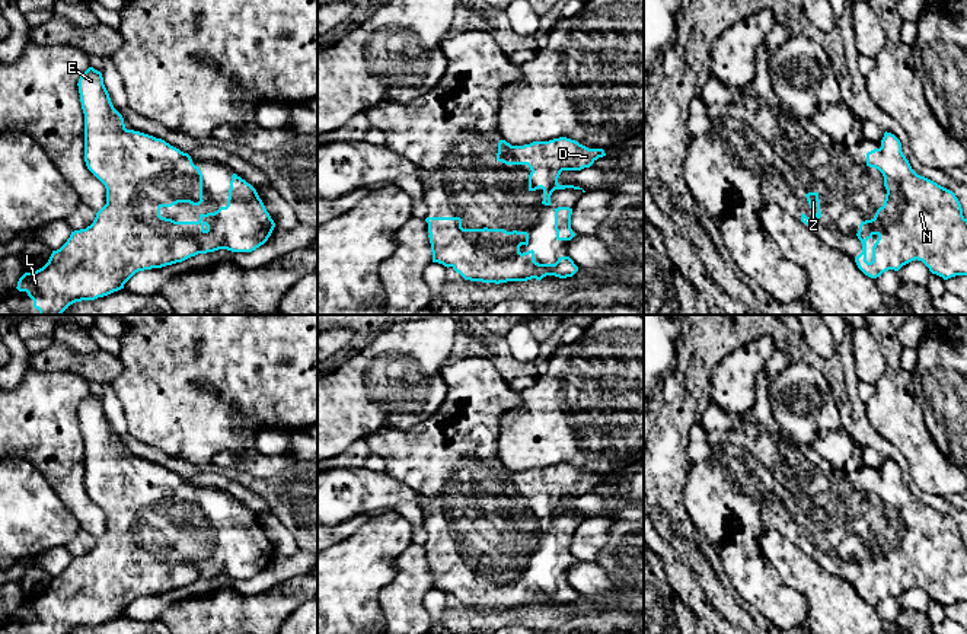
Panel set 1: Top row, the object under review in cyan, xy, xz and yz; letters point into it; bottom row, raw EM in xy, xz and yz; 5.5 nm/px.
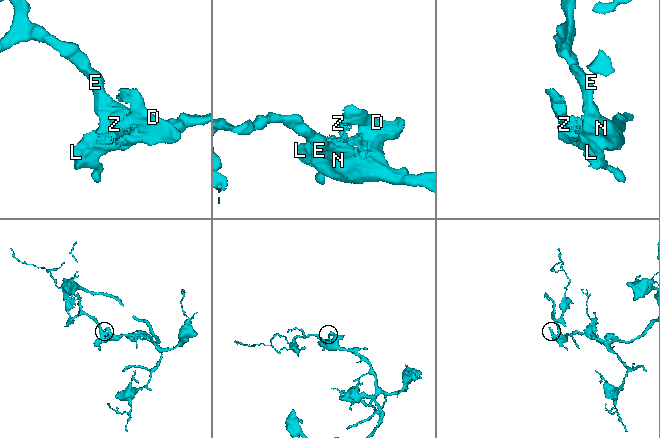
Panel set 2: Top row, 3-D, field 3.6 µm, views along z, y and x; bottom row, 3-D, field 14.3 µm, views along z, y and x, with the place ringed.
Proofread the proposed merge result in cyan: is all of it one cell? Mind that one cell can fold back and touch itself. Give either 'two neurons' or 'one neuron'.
one neuron

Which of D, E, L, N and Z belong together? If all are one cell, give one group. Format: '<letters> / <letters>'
D E L N Z

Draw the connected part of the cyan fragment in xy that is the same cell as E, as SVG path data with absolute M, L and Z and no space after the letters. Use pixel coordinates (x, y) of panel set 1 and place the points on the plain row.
M89 394L77 412L84 440L84 488L105 512L106 531L90 552L71 558L42 595L19 605L16 615L28 619L33 634L68 634L76 628L95 627L124 615L138 598L162 595L218 576L252 579L268 567L275 549L256 516L236 500L232 501L226 533L200 541L198 548L162 544L162 533L178 529L200 532L204 528L200 494L188 480L165 466L127 456L122 442L111 428L100 398Z

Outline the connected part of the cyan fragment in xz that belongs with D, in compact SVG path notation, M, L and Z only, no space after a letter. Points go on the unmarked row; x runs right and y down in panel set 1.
M559 463L549 468L533 468L524 472L511 472L505 466L500 466L497 487L505 491L527 491L532 497L529 501L529 517L542 514L542 531L550 532L550 522L555 516L574 514L585 519L580 513L559 512L558 504L562 497L581 497L584 494L590 494L599 484L603 482L606 482L603 475L588 475L575 466Z

